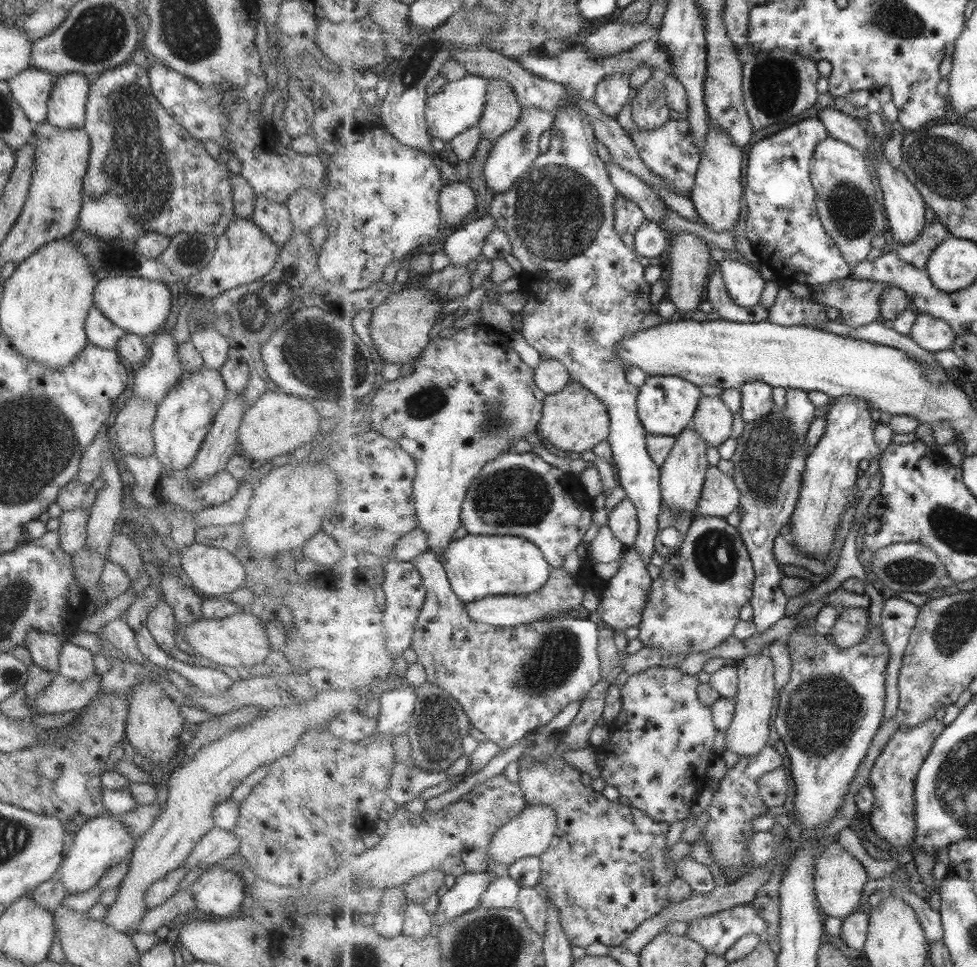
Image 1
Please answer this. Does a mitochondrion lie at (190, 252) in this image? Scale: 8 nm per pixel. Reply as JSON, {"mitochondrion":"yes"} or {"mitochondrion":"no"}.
{"mitochondrion":"yes"}

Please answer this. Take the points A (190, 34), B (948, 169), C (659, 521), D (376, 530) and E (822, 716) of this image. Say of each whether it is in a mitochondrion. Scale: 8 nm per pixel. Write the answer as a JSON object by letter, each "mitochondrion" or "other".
{"A":"mitochondrion","B":"mitochondrion","C":"other","D":"mitochondrion","E":"mitochondrion"}

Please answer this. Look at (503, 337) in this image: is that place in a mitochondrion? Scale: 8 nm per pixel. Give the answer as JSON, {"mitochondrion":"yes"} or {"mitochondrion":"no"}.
{"mitochondrion":"no"}

